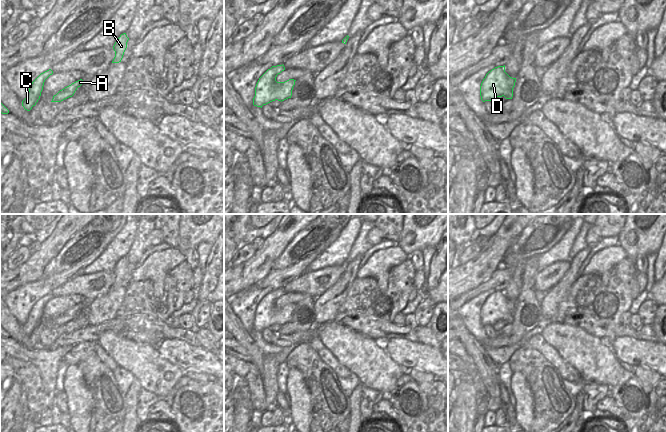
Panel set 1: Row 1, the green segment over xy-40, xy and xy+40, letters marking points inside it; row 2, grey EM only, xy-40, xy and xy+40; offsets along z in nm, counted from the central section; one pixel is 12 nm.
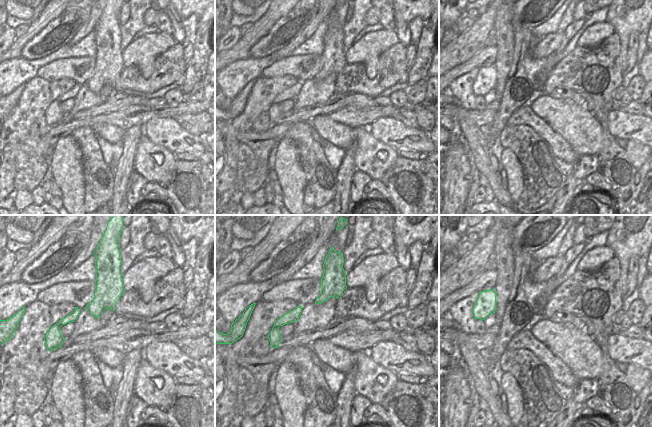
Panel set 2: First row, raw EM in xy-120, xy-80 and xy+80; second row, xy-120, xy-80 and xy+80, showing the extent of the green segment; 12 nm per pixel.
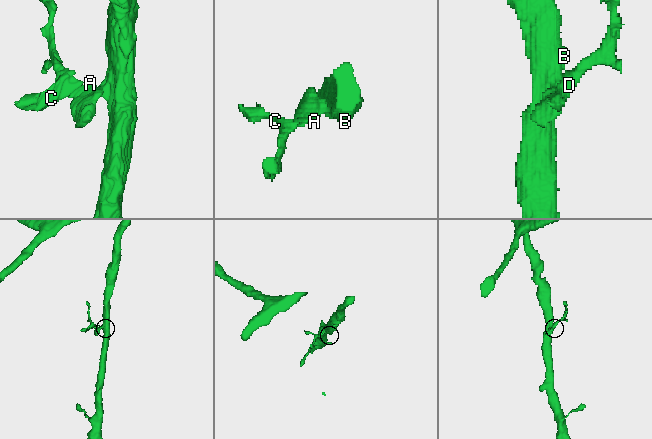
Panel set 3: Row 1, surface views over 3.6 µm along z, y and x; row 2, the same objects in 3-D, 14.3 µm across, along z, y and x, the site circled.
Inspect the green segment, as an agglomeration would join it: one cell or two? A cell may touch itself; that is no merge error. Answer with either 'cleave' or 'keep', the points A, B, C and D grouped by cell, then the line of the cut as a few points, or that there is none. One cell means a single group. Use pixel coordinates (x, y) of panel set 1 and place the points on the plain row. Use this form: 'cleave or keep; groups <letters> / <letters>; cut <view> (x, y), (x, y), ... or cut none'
cleave; groups A B / C D; cut xy+40 (515, 302), (509, 306), (508, 312), (502, 319)

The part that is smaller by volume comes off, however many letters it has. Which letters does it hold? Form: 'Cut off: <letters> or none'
Cut off: C, D

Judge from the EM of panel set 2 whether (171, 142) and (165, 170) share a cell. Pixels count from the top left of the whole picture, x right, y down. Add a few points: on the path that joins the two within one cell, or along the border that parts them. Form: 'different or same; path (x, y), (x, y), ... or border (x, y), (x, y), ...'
different; border (148, 138), (155, 144), (169, 149), (174, 154)

